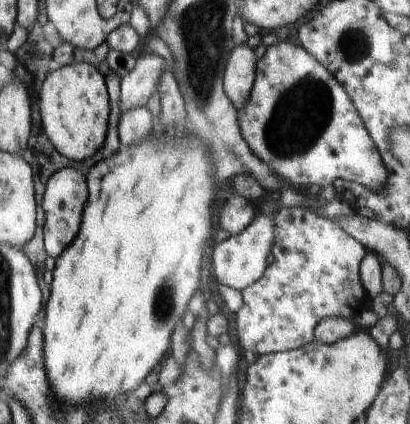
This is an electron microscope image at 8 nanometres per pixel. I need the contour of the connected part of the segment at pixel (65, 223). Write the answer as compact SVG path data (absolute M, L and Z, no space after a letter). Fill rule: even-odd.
M74 168L58 170L48 179L42 201L45 212L43 243L48 256L57 259L75 239L88 193L85 176Z

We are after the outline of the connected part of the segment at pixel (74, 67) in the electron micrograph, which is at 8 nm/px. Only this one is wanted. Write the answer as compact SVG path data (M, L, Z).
M82 61L54 67L48 73L40 92L42 126L46 136L60 154L70 160L86 160L102 150L110 116L110 101L105 78L93 64Z

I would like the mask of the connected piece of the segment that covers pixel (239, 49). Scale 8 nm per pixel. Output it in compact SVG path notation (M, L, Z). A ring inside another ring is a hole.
M247 42L235 45L229 54L223 74L223 87L228 98L238 109L245 105L255 81L257 60Z

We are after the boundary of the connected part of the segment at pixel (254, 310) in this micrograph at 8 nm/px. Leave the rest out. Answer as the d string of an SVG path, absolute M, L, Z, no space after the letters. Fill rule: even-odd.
M302 207L280 208L275 216L275 238L271 250L274 262L264 274L244 290L243 305L236 313L236 332L244 350L266 355L300 348L313 339L313 330L326 317L352 319L365 307L368 296L359 279L359 266L367 248L352 238L332 219L322 217Z

